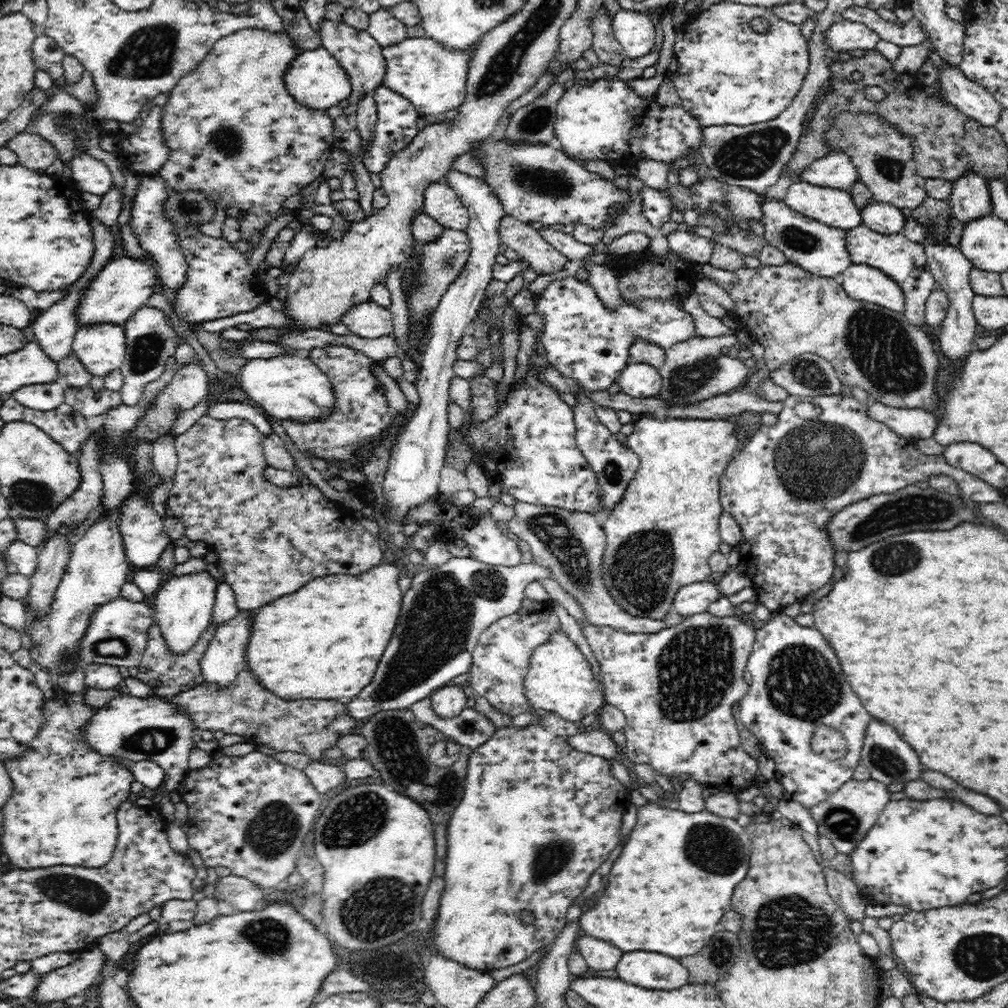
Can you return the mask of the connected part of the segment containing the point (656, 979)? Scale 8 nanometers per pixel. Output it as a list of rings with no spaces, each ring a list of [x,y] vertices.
[[[642,950],[624,953],[615,970],[624,982],[647,990],[676,990],[689,979],[689,971],[678,959]]]

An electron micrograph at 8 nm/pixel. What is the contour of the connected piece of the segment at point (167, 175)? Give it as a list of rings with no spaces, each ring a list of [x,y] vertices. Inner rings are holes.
[[[244,29],[235,34],[220,38],[205,57],[204,60],[192,72],[186,74],[179,79],[174,88],[169,92],[168,103],[162,107],[160,112],[159,128],[161,128],[163,144],[167,148],[167,159],[162,166],[154,174],[162,177],[170,188],[175,192],[185,192],[185,190],[194,190],[200,192],[210,202],[213,202],[216,210],[219,208],[226,208],[226,206],[236,206],[242,208],[236,216],[238,222],[244,222],[242,228],[242,238],[252,238],[254,228],[264,228],[266,222],[262,222],[262,218],[266,218],[266,214],[262,214],[262,210],[254,210],[254,208],[264,208],[266,212],[270,212],[274,218],[278,214],[278,210],[283,208],[284,200],[298,194],[301,188],[304,188],[309,182],[316,180],[322,176],[328,156],[332,151],[333,146],[333,119],[324,110],[310,110],[306,106],[300,105],[290,96],[286,90],[286,85],[283,84],[283,72],[286,71],[287,66],[292,59],[296,58],[301,53],[292,38],[284,31],[280,34],[270,34],[260,29]]]

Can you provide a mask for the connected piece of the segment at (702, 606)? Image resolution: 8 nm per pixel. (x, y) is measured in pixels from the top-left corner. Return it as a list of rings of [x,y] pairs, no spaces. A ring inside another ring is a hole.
[[[710,582],[693,583],[678,590],[673,600],[672,610],[686,618],[692,614],[706,612],[710,603],[721,596],[718,586]]]

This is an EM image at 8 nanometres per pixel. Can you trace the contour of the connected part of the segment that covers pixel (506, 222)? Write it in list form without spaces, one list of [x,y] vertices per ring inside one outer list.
[[[504,215],[502,217],[499,228],[499,239],[501,242],[504,242],[510,250],[516,251],[519,258],[528,261],[529,266],[532,267],[538,275],[558,272],[562,270],[564,264],[566,264],[567,256],[564,256],[564,254],[554,249],[536,229],[530,227],[530,224],[520,222],[513,216]]]

